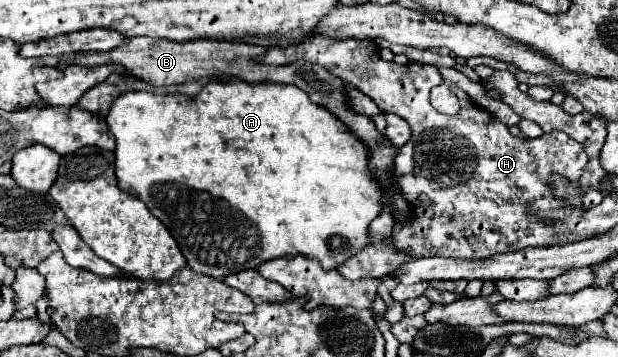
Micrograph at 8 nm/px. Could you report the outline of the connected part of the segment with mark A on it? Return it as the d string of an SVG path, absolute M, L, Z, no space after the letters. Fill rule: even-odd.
M217 77L215 81L207 83L195 97L187 97L181 93L147 93L147 91L125 91L119 97L113 99L111 109L105 117L109 125L109 133L115 137L115 175L119 181L119 187L141 199L149 211L165 223L173 239L177 241L181 253L187 259L187 265L203 275L223 279L231 273L239 273L245 269L255 269L259 263L279 257L295 257L297 253L303 253L307 257L317 257L325 269L337 267L341 261L347 261L357 251L361 251L367 243L367 229L369 223L381 213L381 193L369 181L369 169L367 169L367 153L361 141L341 125L327 109L321 109L319 105L313 105L305 91L297 89L295 85L279 85L279 83L247 83L243 79L231 79L231 77Z

